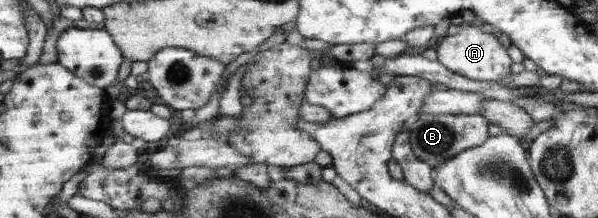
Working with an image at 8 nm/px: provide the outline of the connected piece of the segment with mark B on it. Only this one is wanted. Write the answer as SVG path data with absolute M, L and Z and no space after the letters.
M421 113L411 127L411 145L417 157L426 161L431 167L439 167L462 151L486 143L490 139L489 123L488 119L481 114L444 113L443 115L433 115L432 113Z

